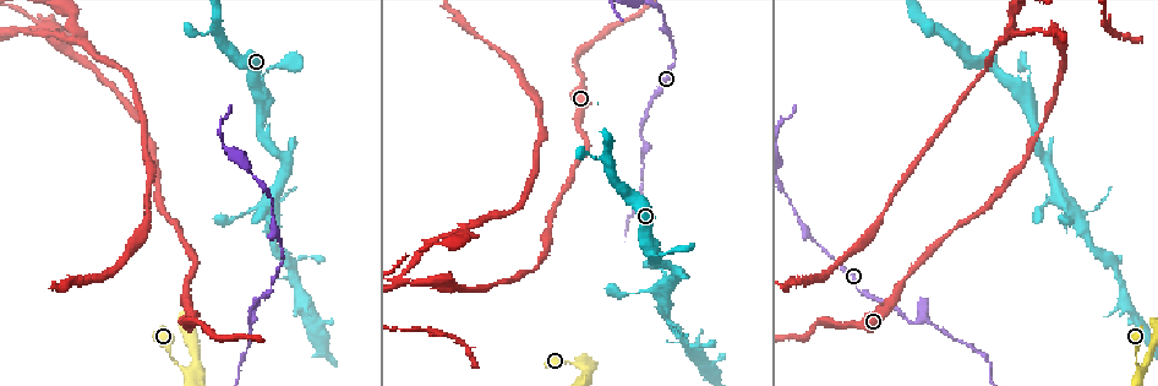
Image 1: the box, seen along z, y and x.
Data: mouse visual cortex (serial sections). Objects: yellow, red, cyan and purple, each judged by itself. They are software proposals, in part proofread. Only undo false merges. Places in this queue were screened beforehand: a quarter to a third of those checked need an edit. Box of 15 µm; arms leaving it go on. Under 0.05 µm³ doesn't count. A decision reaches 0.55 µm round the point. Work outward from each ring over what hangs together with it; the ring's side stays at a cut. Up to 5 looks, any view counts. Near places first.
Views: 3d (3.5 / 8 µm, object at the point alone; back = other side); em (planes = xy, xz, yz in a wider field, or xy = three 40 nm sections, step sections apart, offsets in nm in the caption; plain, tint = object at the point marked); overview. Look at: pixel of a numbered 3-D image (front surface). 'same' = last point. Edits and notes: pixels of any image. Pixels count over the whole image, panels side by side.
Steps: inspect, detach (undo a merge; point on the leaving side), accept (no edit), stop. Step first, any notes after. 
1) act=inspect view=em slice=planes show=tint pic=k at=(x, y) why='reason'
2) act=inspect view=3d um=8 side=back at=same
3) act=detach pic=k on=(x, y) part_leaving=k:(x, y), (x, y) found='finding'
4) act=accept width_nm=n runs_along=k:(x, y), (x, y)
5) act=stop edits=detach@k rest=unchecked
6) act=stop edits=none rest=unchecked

act=inspect view=3d um=3.5 side=back pic=1 at=(255, 322) why='branch point'

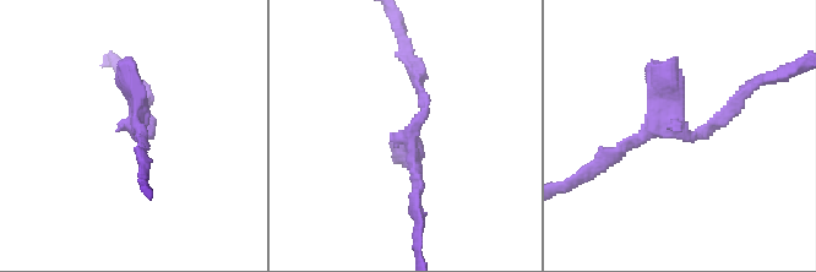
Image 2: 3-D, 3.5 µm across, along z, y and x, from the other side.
act=inspect view=em slice=xy step=3 show=tint pic=2 at=(136, 128) why='now the EM'

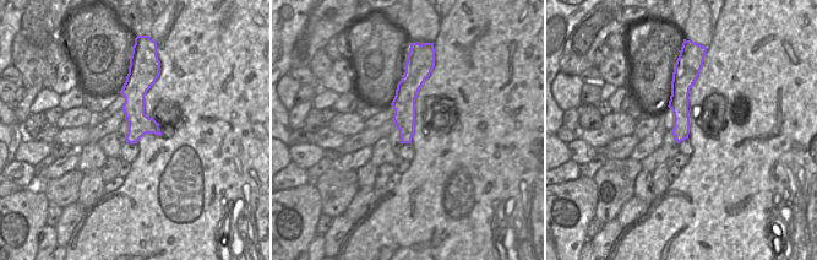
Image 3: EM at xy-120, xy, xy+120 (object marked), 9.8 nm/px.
act=accept width_nm=220 runs_along=2:(733, 101), (701, 135), (648, 128), (604, 158) found='one cell here'

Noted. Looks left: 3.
act=inspect view=3d um=3.5 pic=1 at=(582, 365) why='arms part here'

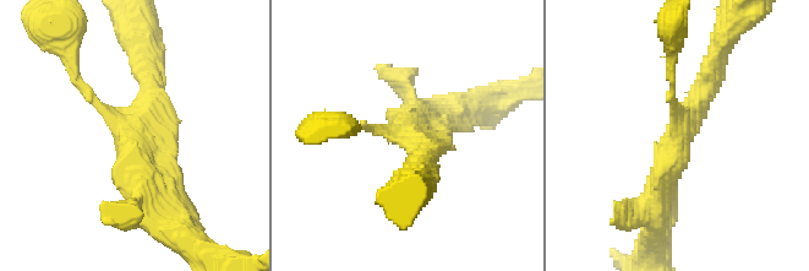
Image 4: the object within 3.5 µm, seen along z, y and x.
act=accept runs_along=4:(346, 125), (406, 134), (421, 168) found='continuous, no second cell'

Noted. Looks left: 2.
act=stop edits=none rest=unchecked

